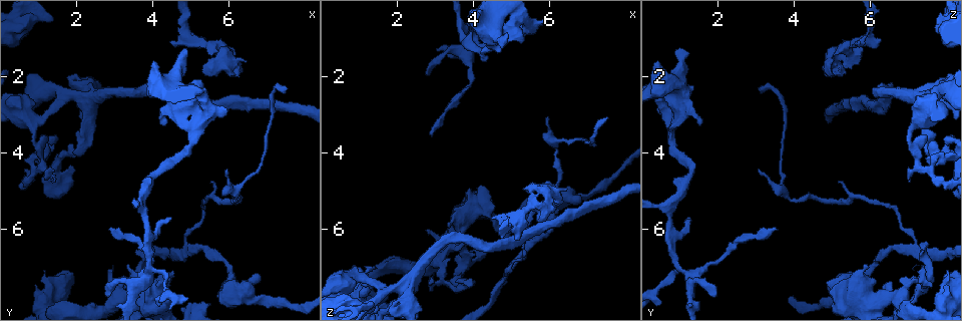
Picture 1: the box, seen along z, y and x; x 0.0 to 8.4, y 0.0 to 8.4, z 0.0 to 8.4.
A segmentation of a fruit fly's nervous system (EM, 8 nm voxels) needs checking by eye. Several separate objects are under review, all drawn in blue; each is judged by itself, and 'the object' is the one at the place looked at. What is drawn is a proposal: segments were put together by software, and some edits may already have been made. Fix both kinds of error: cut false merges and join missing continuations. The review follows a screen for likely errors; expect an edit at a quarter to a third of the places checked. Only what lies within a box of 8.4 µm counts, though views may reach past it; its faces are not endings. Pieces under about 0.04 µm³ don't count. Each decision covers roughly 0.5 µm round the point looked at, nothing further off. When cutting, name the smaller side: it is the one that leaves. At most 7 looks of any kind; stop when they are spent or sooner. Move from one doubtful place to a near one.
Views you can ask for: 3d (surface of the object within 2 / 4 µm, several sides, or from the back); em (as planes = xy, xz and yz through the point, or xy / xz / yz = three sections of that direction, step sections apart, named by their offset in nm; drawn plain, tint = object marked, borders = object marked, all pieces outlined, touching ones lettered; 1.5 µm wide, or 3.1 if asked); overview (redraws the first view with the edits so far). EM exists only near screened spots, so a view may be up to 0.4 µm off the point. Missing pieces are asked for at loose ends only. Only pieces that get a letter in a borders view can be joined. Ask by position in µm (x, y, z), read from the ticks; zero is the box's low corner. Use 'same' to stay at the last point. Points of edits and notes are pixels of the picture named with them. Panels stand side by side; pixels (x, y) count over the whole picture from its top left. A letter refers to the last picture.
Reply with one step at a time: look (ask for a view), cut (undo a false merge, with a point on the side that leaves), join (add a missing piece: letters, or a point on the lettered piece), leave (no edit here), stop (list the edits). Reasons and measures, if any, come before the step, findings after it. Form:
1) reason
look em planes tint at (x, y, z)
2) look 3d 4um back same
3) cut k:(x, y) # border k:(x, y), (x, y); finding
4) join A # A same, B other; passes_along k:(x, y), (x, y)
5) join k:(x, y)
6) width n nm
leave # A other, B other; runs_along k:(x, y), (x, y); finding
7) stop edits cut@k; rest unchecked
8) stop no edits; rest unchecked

sharp bend
look em xy step 4 tint at (6.20, 5.05, 3.80)

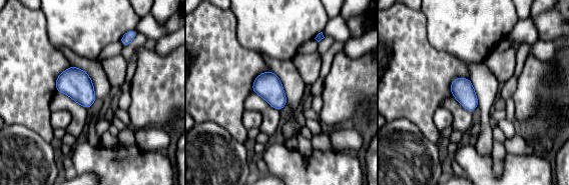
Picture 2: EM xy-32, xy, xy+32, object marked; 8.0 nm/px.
look em planes borders same

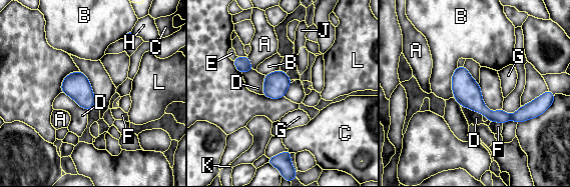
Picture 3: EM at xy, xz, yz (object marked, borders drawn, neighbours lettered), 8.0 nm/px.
longest_contact D 260 nm
leave # A other, B other, C other, D other, E other, F other, G other, H other, J other, K other, L other; all the same neuron

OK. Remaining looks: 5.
free end
look 3d 2um at (4.30, 3.30, 1.55)

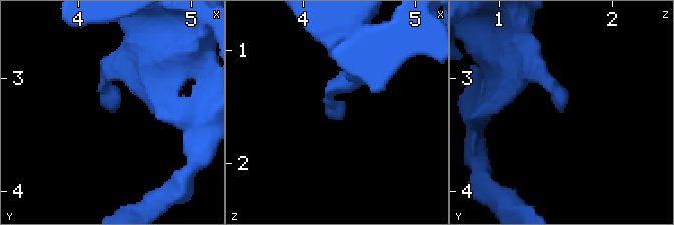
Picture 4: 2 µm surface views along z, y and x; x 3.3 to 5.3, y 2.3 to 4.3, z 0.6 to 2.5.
shape alone is not enough
look em xy step 8 borders at (4.30, 3.28, 1.56)

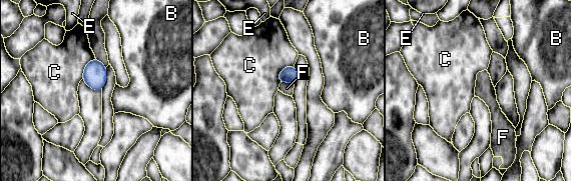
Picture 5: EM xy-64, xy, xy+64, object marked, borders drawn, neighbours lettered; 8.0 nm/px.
look em planes borders same

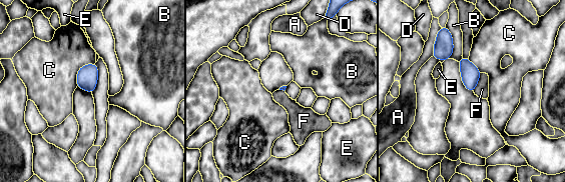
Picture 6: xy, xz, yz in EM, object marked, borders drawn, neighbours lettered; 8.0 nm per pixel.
leave # A other, B other, C other, D other, E other, F other; border 6:(481, 73), (473, 91); none of them fits

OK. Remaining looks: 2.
tapers out
look em planes borders at (3.80, 6.35, 7.55)

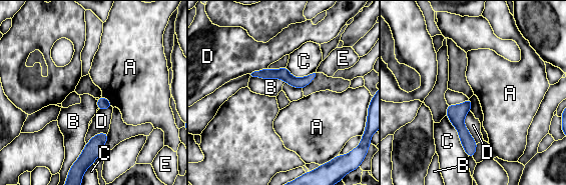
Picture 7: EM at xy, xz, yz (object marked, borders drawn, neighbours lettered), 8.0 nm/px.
width 90 nm
leave # A other, B other, C other, D other, E other; runs_along 7:(468, 102), (460, 127), (471, 154); none of them fits

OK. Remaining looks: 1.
stop no edits; rest unchecked

